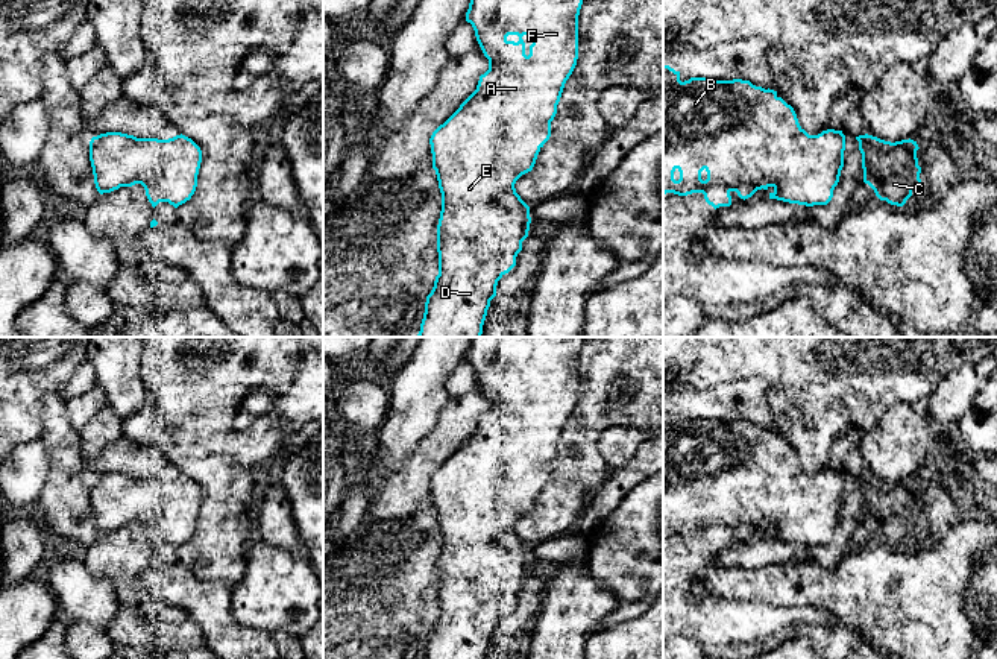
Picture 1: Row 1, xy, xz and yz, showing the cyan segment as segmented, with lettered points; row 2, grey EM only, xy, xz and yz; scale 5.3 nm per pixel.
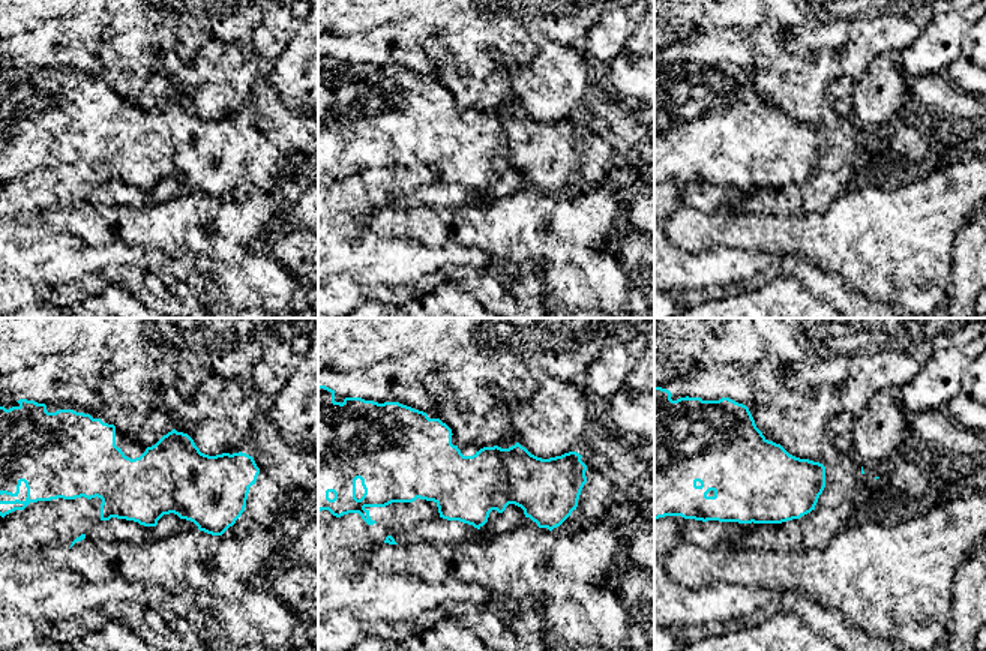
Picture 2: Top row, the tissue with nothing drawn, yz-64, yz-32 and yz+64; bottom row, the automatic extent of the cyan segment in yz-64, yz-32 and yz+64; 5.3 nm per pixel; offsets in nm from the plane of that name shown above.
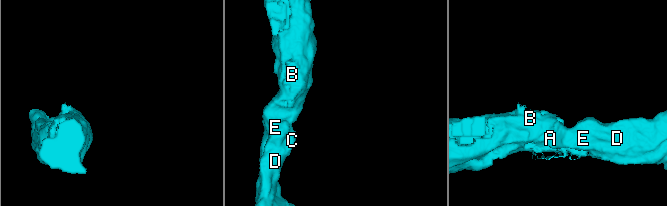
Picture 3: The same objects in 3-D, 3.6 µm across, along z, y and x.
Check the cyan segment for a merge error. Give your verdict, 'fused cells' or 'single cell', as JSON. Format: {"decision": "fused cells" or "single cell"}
{"decision": "single cell"}

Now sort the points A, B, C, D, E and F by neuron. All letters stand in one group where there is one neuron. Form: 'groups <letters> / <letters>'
groups A B C D E F

